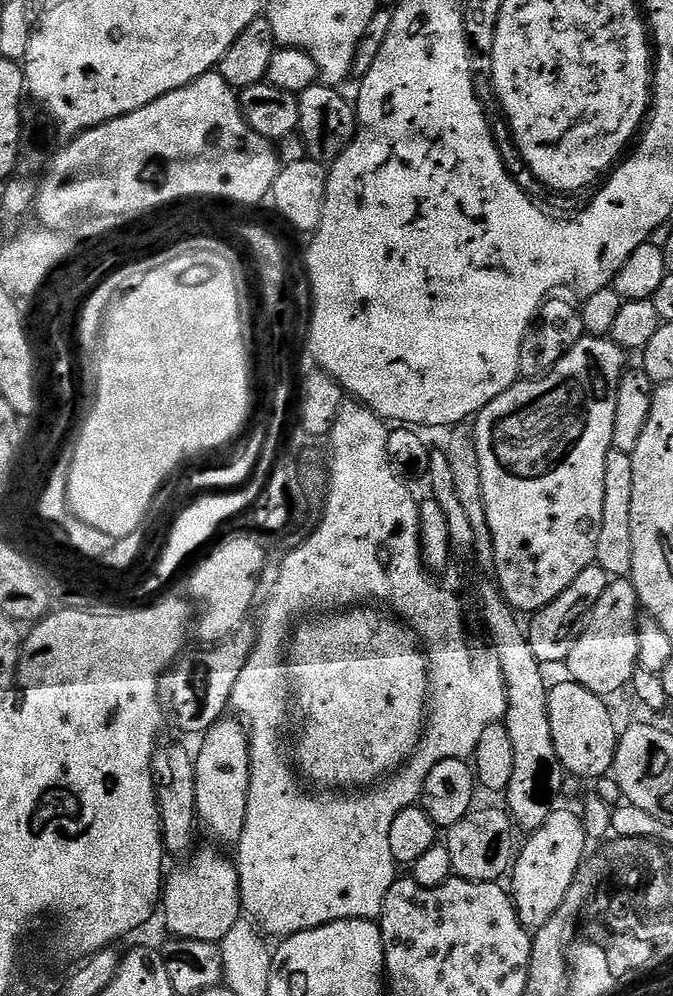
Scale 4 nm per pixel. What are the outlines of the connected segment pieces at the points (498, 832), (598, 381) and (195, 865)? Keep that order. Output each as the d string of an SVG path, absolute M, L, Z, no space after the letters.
M503 807L479 808L468 812L462 822L447 829L446 843L450 850L452 871L462 880L496 882L509 875L518 855L518 829L512 816Z
M585 335L584 339L578 341L550 371L535 378L517 379L516 383L510 386L510 390L498 394L498 398L494 398L494 402L490 402L480 411L479 416L475 417L474 433L478 462L481 463L482 490L496 559L494 580L508 603L521 613L539 612L550 602L554 602L554 598L558 598L558 594L562 594L562 590L566 590L566 586L570 586L570 582L574 582L574 578L578 578L582 570L595 565L598 530L602 530L602 497L606 491L606 454L613 451L614 406L618 406L618 386L626 371L624 356L626 356L625 349L616 345L612 339Z
M211 847L202 849L200 853L197 851L181 872L173 876L171 873L162 889L164 924L172 931L169 933L175 939L219 944L231 927L242 918L236 865L220 853L223 851L219 847Z

